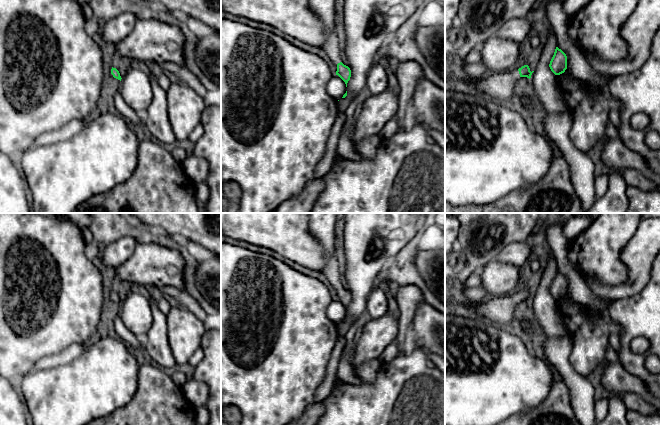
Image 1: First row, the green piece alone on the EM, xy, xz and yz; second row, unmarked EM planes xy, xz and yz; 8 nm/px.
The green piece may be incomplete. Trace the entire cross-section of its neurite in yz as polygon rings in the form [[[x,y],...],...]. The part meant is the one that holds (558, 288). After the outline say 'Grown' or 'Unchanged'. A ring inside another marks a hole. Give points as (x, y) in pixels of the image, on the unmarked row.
[[[556,271],[554,279],[550,285],[549,291],[555,299],[560,299],[567,293],[567,280],[566,278]]]. Unchanged

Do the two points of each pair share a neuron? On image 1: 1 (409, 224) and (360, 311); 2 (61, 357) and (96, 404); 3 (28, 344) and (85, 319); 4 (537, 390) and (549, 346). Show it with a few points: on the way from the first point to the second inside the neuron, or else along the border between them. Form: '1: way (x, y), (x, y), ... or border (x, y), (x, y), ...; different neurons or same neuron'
1: way (388, 246), (380, 258), (361, 277), (360, 289); same neuron
2: border (85, 349), (68, 363), (43, 369); different neurons
3: way (42, 330), (53, 319), (71, 319); same neuron
4: border (544, 358), (554, 370); different neurons

